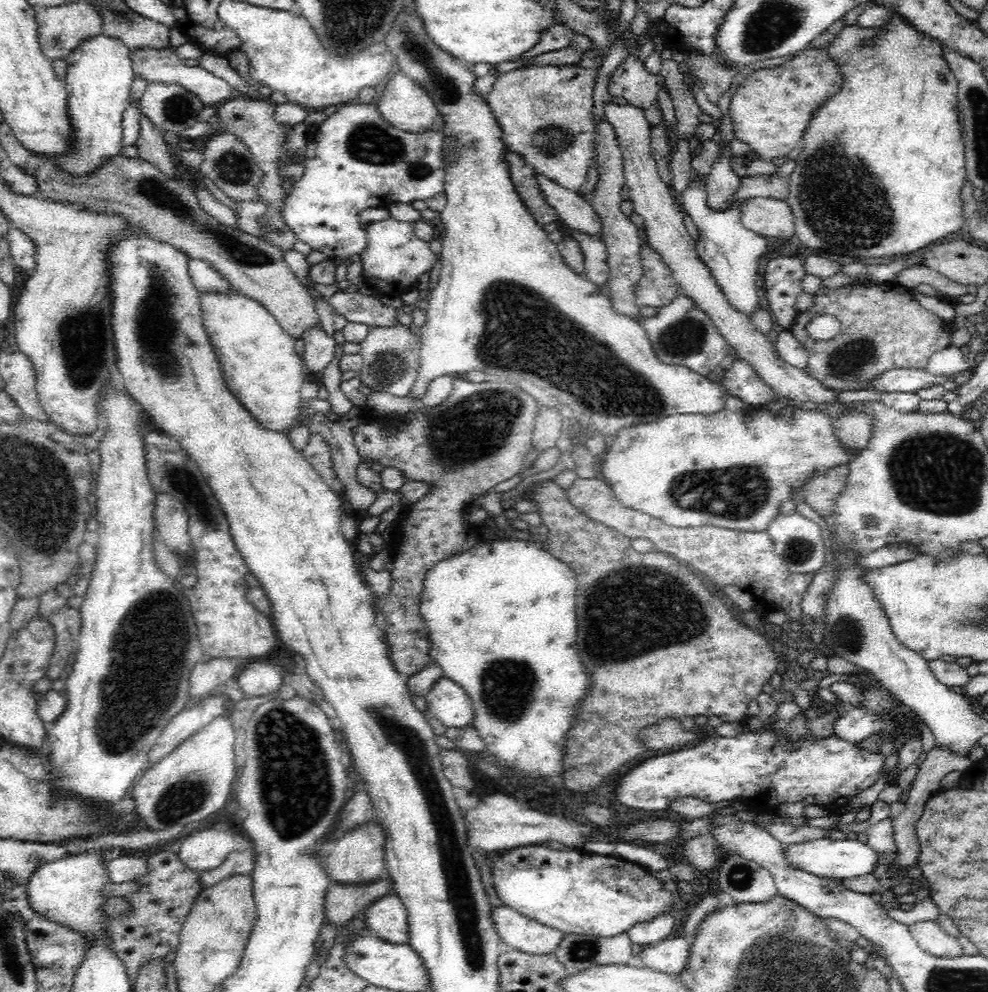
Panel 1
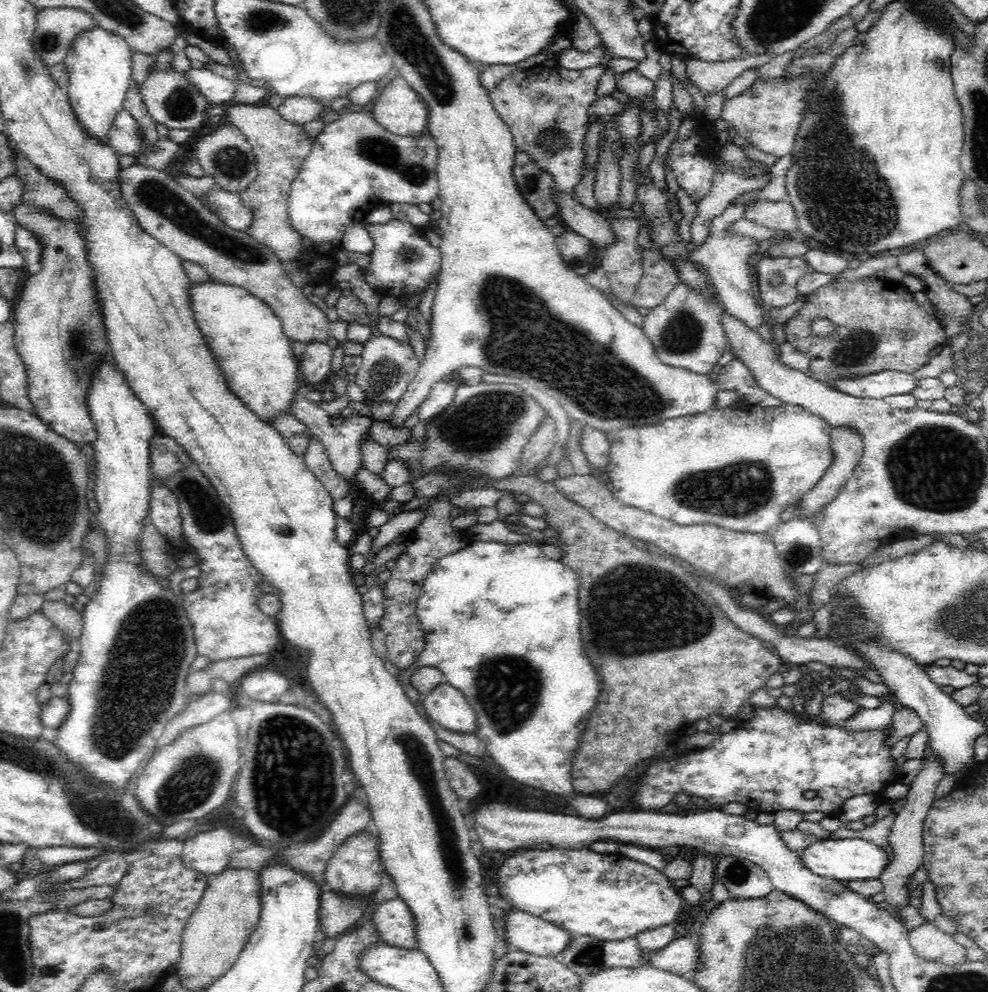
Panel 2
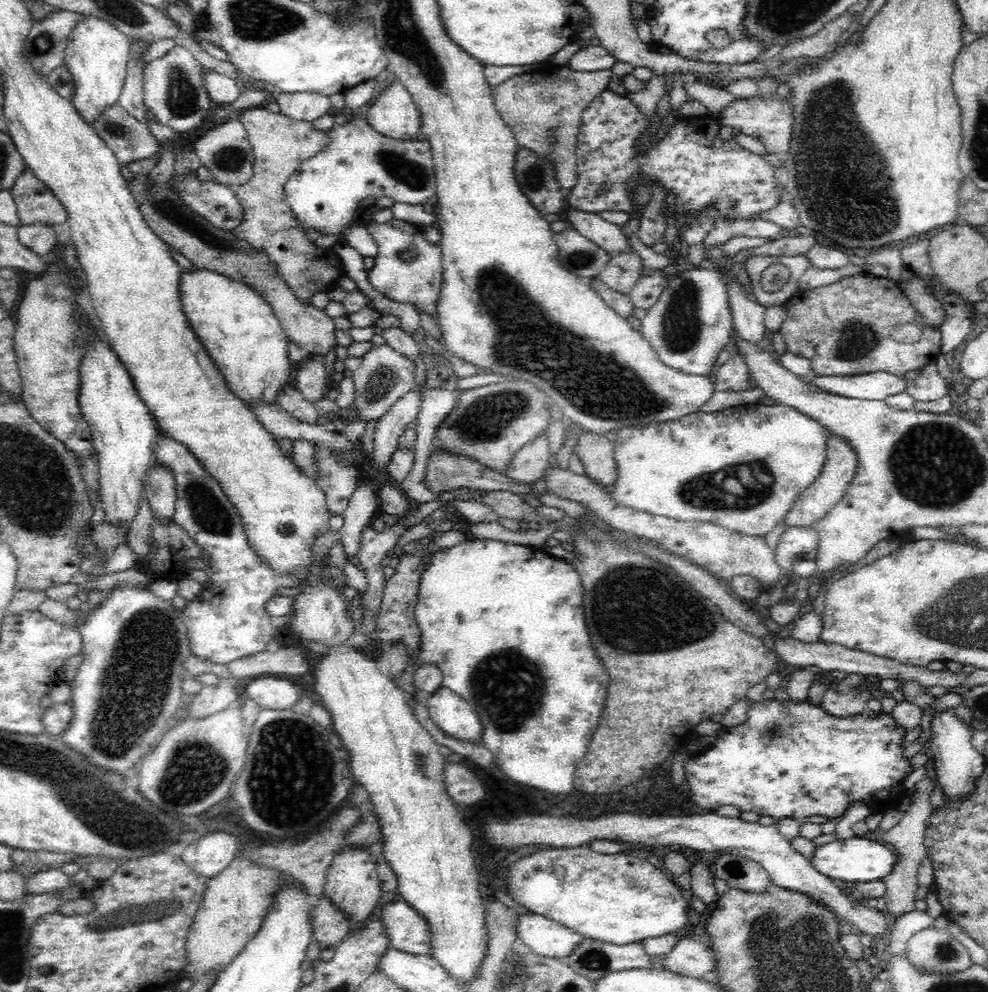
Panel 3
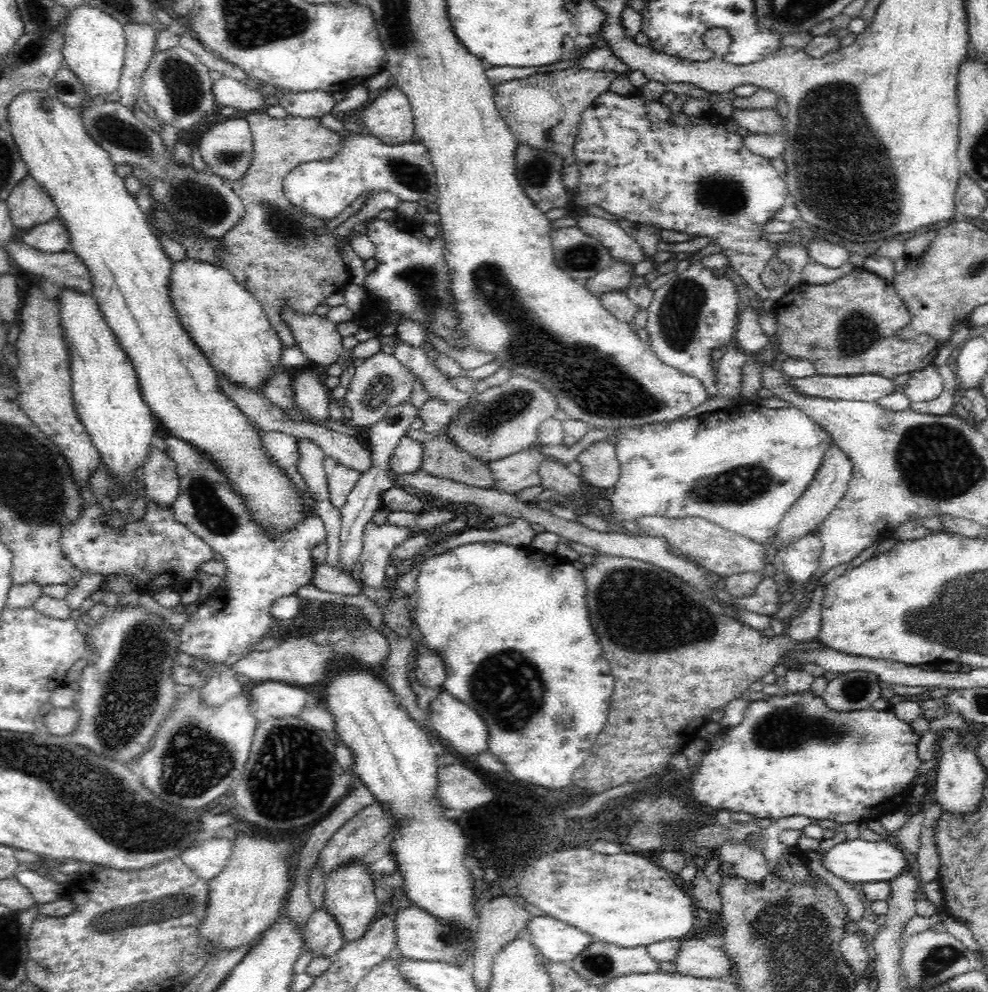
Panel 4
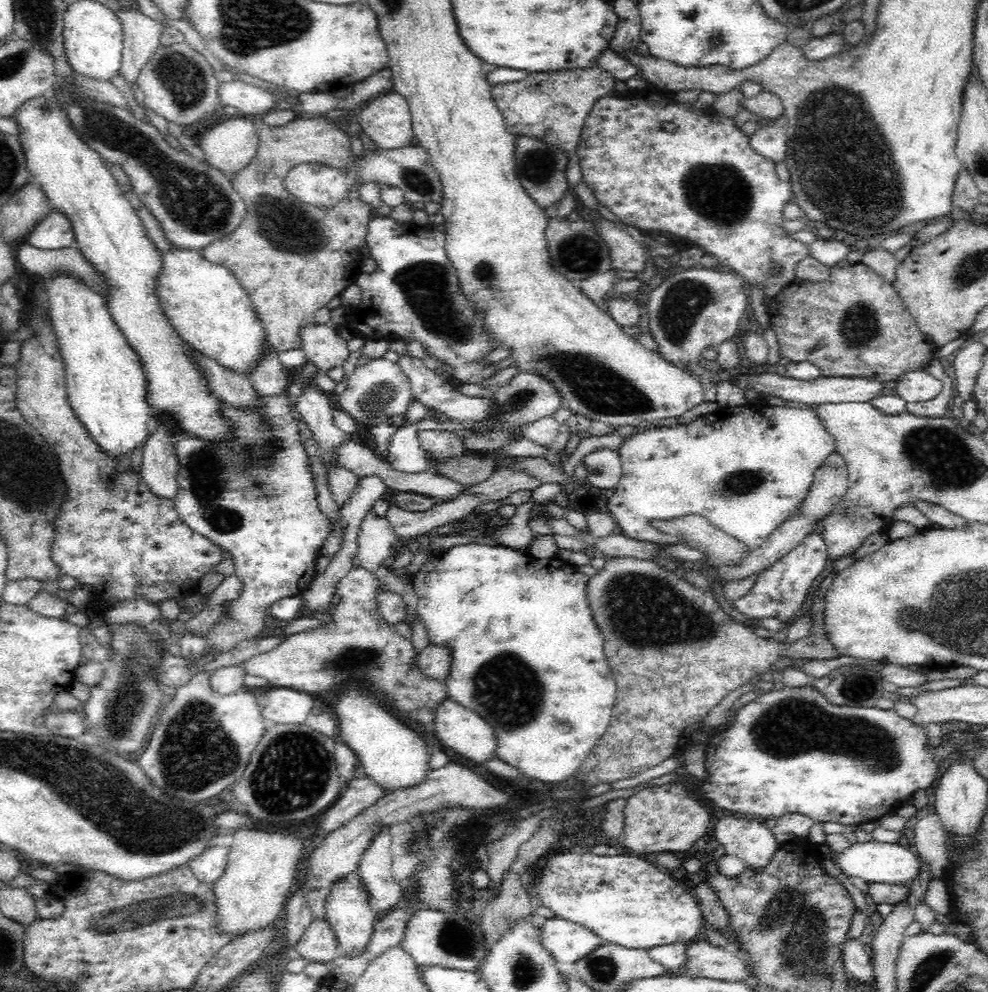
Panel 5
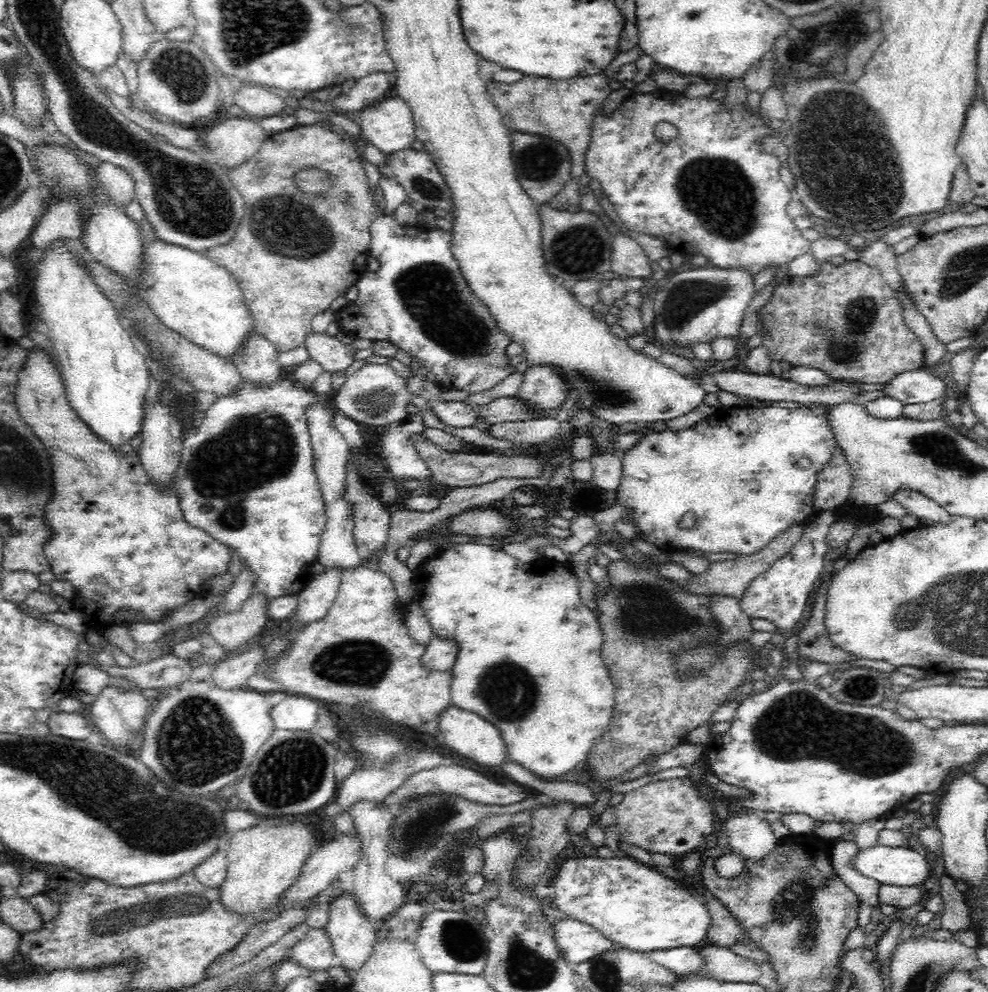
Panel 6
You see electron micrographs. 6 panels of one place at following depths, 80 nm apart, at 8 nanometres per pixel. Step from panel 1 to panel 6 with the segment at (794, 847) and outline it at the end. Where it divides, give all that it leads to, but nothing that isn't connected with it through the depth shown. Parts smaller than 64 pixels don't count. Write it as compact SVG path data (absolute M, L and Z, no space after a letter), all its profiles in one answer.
M876 846L858 848L850 858L850 867L878 884L890 886L915 886L924 882L930 874L928 862L908 846Z

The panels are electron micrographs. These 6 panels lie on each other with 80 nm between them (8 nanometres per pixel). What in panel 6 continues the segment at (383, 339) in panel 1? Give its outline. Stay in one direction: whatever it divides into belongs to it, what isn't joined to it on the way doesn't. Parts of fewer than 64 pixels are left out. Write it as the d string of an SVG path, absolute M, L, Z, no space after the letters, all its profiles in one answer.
M368 364L346 377L344 384L333 393L336 412L340 412L360 425L384 427L408 418L407 404L410 404L410 391L405 378L390 367L390 364Z

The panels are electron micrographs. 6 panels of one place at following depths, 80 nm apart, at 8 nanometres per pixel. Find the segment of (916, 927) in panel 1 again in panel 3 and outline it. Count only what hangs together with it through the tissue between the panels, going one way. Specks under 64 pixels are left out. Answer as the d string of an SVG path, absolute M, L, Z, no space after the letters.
M933 925L912 935L905 948L914 968L958 972L971 964L966 947L948 930L938 930Z

